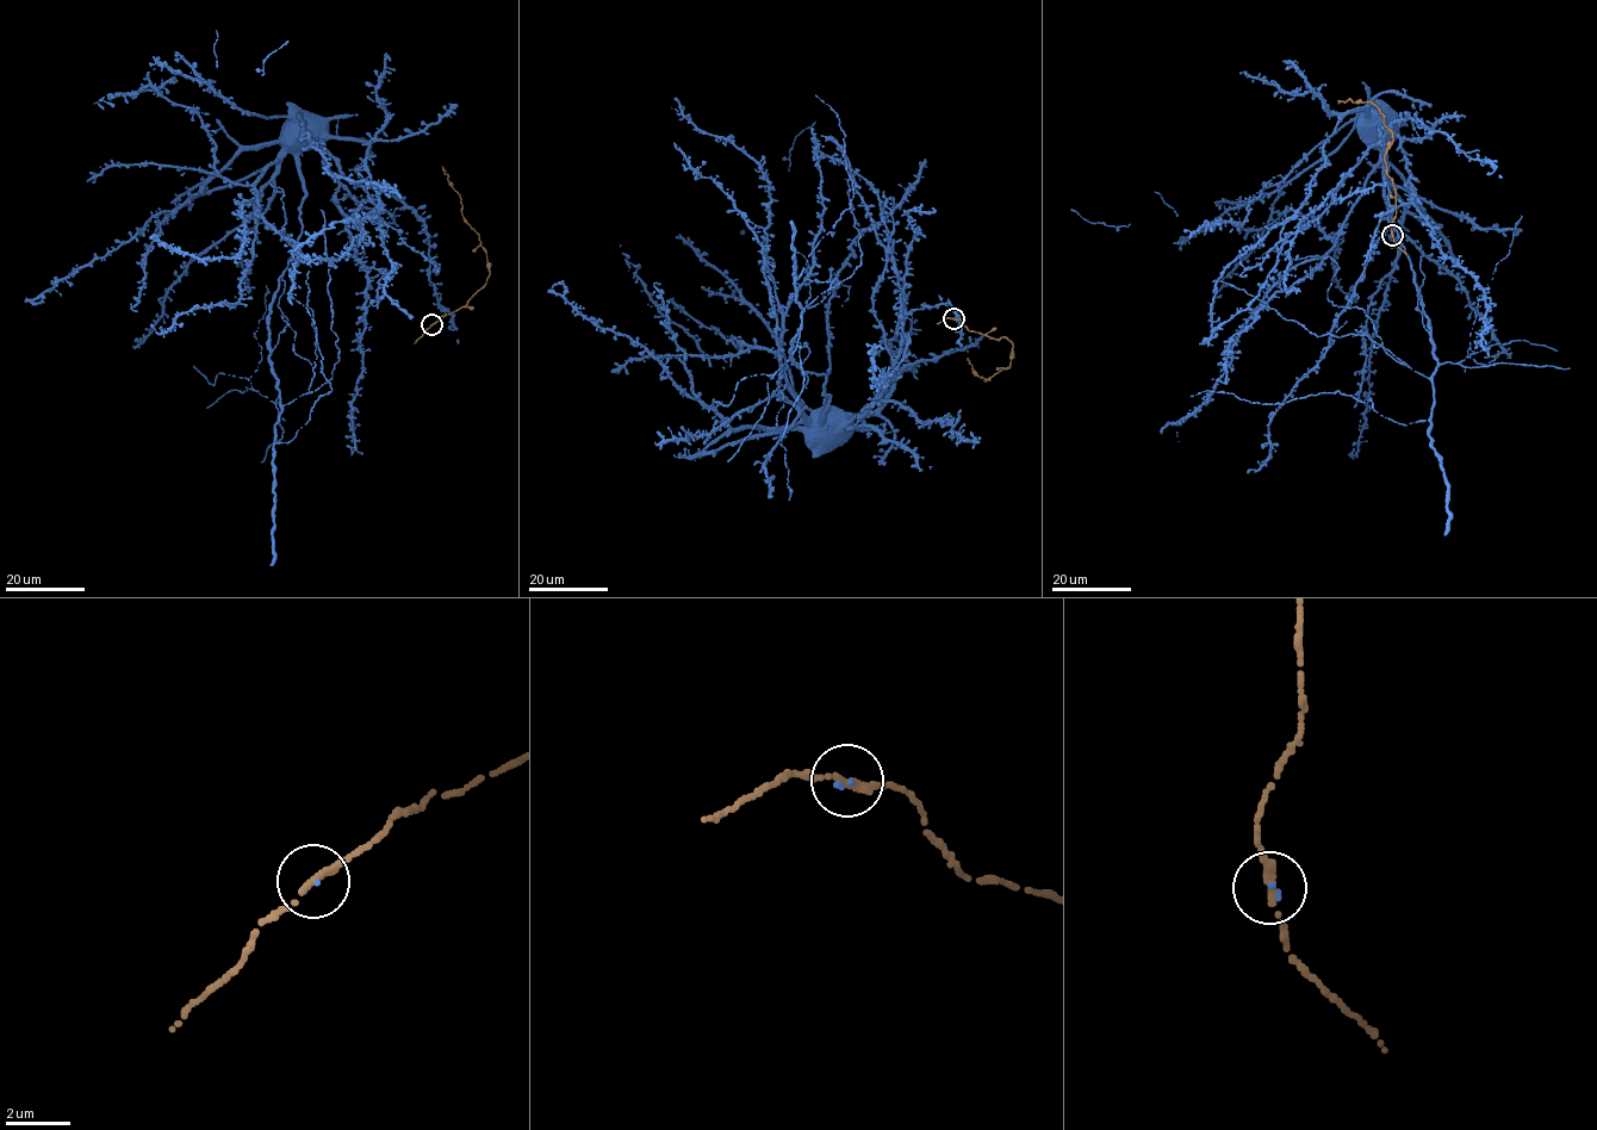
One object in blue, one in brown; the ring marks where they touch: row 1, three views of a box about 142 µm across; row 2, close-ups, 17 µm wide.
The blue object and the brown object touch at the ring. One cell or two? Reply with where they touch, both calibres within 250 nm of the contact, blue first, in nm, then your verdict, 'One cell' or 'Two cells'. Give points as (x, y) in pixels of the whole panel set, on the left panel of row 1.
Place: (432, 324). Thickness 130 nm (blue) against 220 nm. One cell

